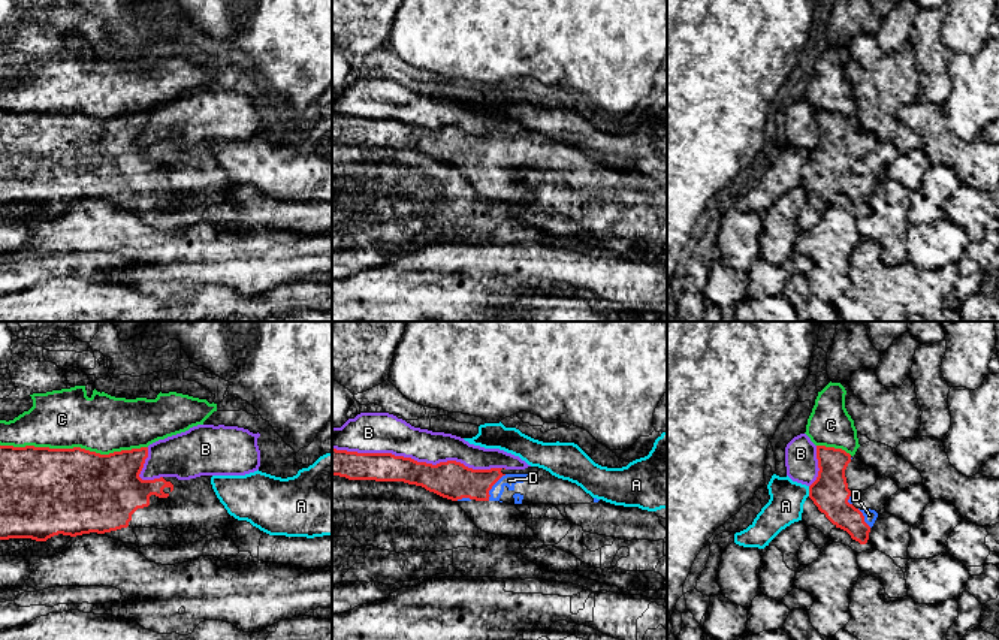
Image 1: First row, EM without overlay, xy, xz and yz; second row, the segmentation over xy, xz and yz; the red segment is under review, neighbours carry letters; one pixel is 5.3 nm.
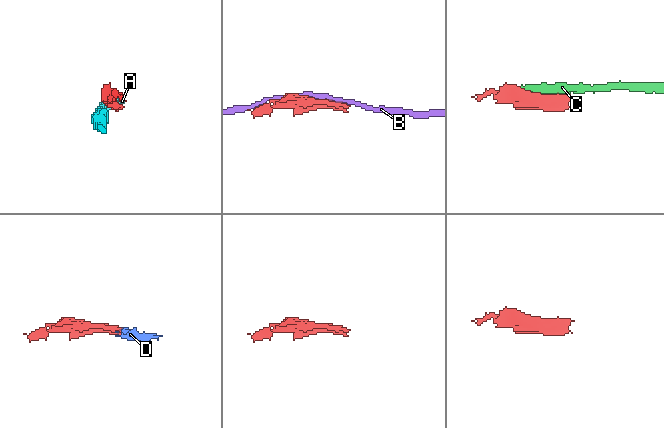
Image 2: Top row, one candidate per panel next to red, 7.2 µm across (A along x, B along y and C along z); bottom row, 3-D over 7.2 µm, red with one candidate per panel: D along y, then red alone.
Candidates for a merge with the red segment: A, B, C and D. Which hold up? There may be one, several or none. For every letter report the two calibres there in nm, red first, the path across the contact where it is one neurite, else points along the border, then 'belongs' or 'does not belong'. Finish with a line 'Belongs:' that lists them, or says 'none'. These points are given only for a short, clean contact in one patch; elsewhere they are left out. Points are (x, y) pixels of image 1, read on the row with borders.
A: 200/190 nm | does not belong
B: 200/220 nm | does not belong
C: 460/320 nm | does not belong
D: 200/70 nm | belongs
Belongs: D

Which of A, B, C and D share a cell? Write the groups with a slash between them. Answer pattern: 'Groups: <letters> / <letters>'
Groups: A / B / C / D

